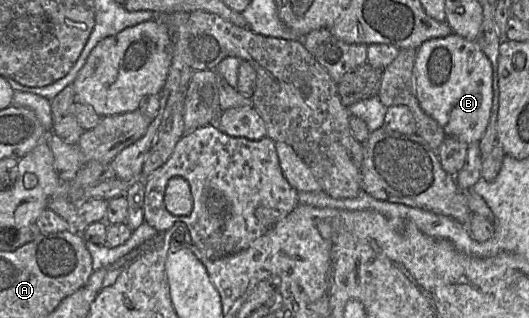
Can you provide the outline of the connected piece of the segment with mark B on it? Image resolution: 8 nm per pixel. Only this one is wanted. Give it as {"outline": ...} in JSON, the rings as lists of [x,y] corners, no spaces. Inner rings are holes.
{"outline":[[[453,32],[446,37],[429,39],[418,48],[413,69],[415,93],[423,111],[439,123],[446,136],[470,145],[482,138],[489,123],[493,100],[492,74],[492,63],[476,41]]]}

